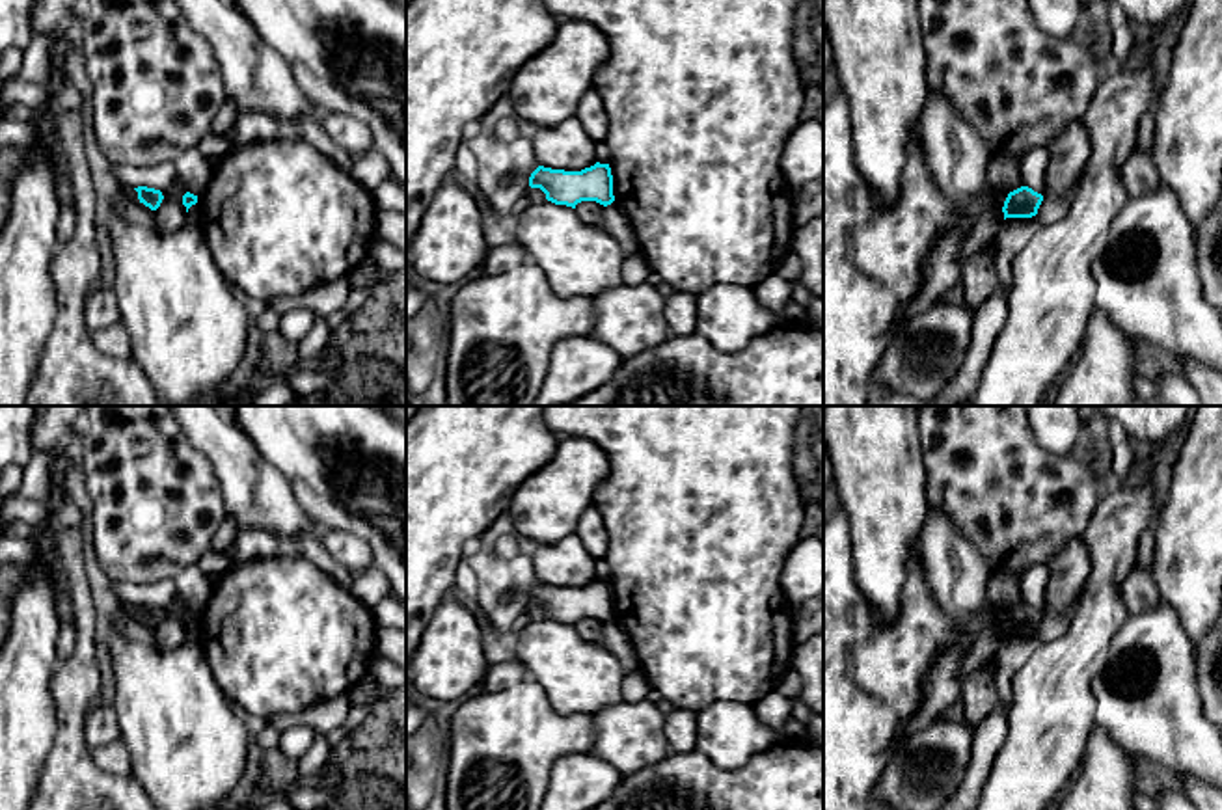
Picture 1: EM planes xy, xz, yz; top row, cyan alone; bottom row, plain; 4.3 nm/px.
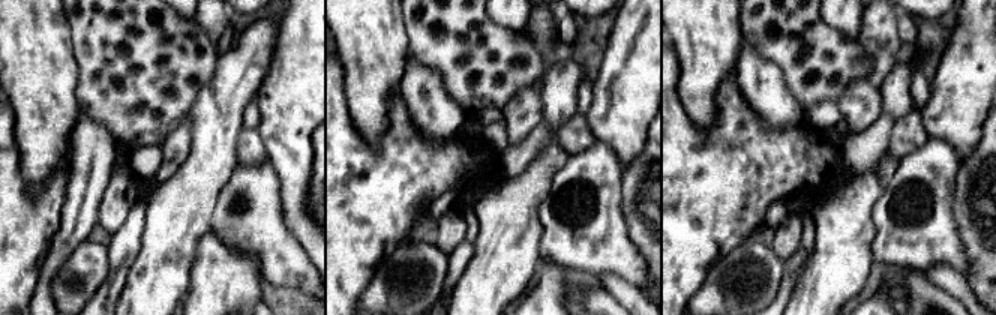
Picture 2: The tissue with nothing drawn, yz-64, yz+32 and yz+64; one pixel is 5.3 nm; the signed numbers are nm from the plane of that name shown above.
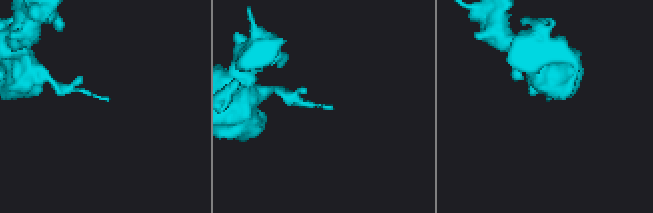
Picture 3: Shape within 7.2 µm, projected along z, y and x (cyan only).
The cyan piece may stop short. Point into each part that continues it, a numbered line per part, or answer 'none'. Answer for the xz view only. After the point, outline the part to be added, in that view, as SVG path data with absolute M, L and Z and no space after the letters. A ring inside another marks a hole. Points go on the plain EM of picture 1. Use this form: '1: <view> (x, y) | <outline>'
none

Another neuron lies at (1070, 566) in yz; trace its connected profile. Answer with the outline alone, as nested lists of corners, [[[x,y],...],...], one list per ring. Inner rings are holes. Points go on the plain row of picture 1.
[[[1082,534],[1071,538],[1067,546],[1047,562],[1047,566],[1051,575],[1043,614],[1064,616],[1071,613],[1090,574],[1090,559]]]

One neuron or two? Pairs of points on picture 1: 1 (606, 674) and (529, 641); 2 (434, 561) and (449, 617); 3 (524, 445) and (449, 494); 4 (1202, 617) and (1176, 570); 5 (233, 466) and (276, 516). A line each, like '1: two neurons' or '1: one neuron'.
1: one neuron
2: two neurons
3: one neuron
4: one neuron
5: one neuron

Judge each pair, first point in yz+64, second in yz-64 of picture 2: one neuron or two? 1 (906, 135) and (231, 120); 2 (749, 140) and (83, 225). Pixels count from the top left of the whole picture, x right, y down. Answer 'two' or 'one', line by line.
1: two
2: two

